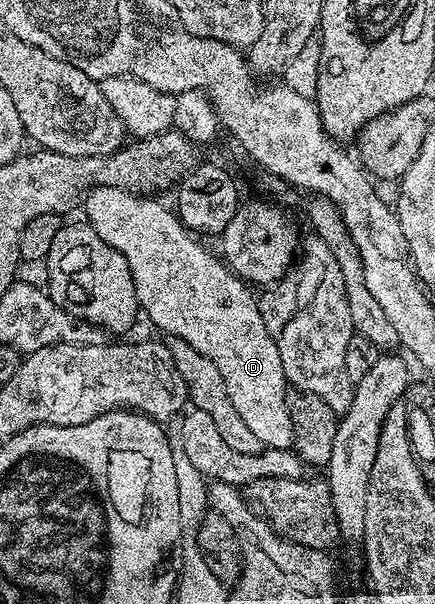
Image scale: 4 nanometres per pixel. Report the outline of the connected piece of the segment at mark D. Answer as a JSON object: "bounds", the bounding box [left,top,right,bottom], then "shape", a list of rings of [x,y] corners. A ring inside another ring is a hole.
{"bounds":[84,188,293,448],"shape":[[[90,188],[84,201],[84,219],[99,234],[99,238],[107,242],[107,246],[119,250],[123,258],[127,258],[140,307],[144,315],[145,312],[149,315],[150,322],[170,332],[170,337],[190,344],[199,355],[217,363],[227,394],[231,394],[231,403],[235,410],[239,410],[239,418],[247,422],[251,434],[255,434],[255,438],[259,438],[265,448],[292,448],[293,427],[285,401],[287,381],[283,374],[283,362],[279,362],[279,350],[271,334],[267,334],[267,326],[261,317],[261,305],[254,289],[220,255],[212,256],[204,248],[197,241],[200,239],[182,224],[181,217],[172,207],[164,208],[159,201],[157,198],[137,196],[122,188]]]}

